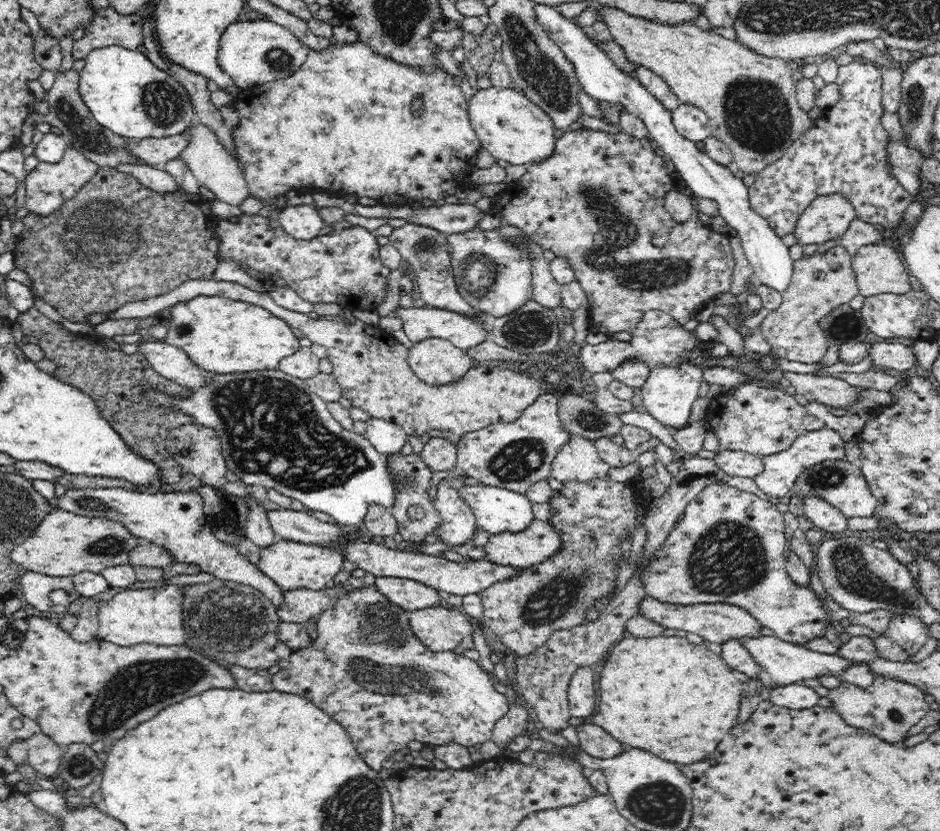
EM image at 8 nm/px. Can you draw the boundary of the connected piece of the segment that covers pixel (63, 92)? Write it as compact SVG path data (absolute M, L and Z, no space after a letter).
M75 70L59 74L56 82L46 95L46 100L50 105L49 112L44 116L44 122L52 127L60 129L61 135L72 143L72 147L79 150L86 158L95 162L98 167L115 167L120 163L139 163L134 160L125 150L123 146L127 141L126 138L114 134L114 132L100 127L80 98L78 86L80 84L80 75Z

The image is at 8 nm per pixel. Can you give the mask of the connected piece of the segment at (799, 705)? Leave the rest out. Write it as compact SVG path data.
M801 683L772 688L770 701L775 705L792 709L806 710L818 706L821 696L813 688Z

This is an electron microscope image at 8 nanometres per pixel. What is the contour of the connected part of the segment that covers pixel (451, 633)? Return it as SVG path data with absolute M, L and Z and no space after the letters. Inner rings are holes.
M444 603L432 608L415 610L408 615L411 632L430 652L452 651L464 635L472 634L474 631L470 619L467 619L468 616L458 608L451 608Z

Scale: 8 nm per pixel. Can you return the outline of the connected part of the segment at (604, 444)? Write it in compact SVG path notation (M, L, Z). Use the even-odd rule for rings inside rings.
M652 437L648 442L644 442L642 446L638 446L636 450L628 450L624 446L616 445L610 438L600 438L594 442L600 458L610 466L610 468L624 468L628 464L636 462L639 454L650 450L651 447L661 443Z

